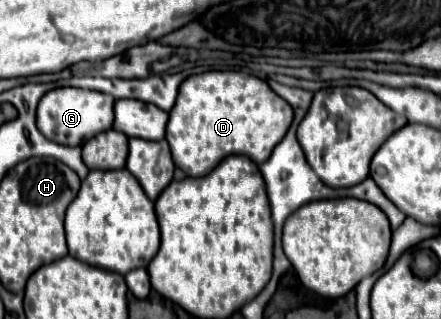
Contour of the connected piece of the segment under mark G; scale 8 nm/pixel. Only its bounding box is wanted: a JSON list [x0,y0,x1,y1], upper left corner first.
[38,87,114,145]

